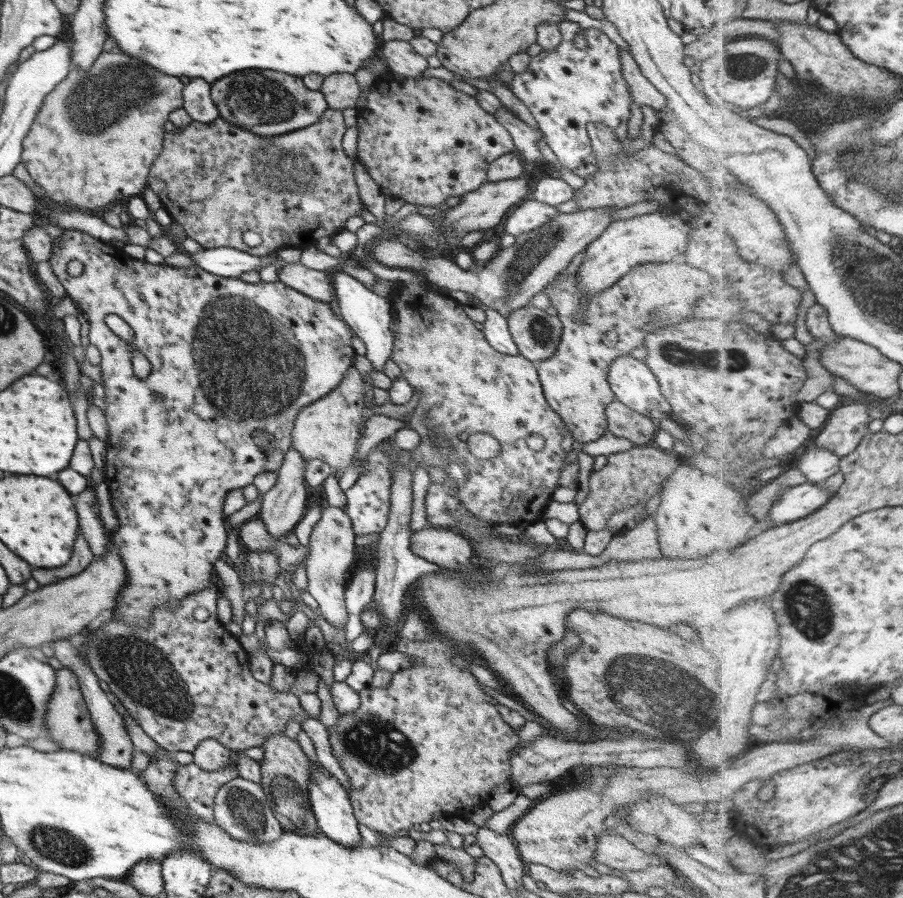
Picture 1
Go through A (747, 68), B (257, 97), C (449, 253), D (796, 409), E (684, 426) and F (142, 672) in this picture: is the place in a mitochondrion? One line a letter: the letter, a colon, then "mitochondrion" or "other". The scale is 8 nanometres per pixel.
A: mitochondrion
B: mitochondrion
C: other
D: other
E: other
F: mitochondrion

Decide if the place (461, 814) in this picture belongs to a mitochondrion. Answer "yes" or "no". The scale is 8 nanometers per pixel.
no

